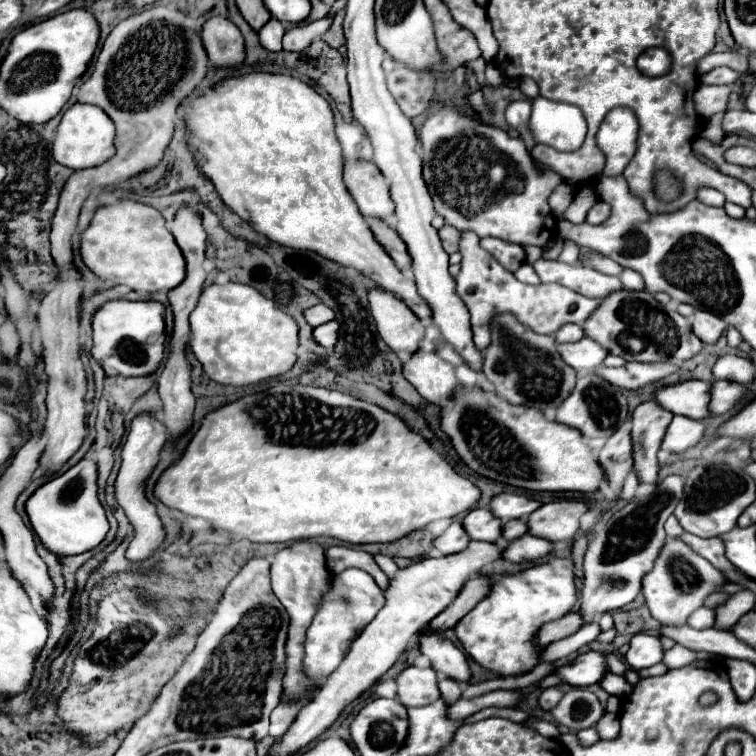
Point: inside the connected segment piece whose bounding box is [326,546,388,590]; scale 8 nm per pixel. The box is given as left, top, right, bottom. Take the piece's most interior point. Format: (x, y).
(338, 558)

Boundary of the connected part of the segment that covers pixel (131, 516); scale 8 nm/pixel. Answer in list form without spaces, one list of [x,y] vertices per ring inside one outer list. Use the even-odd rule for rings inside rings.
[[[138,414],[130,424],[130,432],[128,432],[126,444],[122,448],[122,468],[116,478],[116,500],[122,506],[122,510],[126,512],[128,520],[134,528],[134,540],[130,542],[128,552],[126,552],[126,558],[132,562],[142,562],[148,556],[152,556],[152,552],[166,538],[162,522],[156,514],[156,506],[150,504],[144,496],[144,482],[146,482],[148,474],[152,472],[152,468],[156,466],[158,454],[160,454],[164,442],[166,442],[166,426],[164,426],[162,418],[154,416],[154,414]]]

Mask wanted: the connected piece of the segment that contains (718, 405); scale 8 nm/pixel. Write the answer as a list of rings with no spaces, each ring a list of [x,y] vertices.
[[[714,382],[712,384],[712,402],[710,402],[712,414],[730,412],[736,404],[740,404],[744,400],[746,394],[748,394],[748,388],[738,382]]]

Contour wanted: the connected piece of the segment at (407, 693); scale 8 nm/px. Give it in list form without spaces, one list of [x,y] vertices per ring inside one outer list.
[[[404,668],[398,678],[398,700],[400,704],[408,706],[424,706],[440,698],[438,690],[438,674],[432,668]]]

